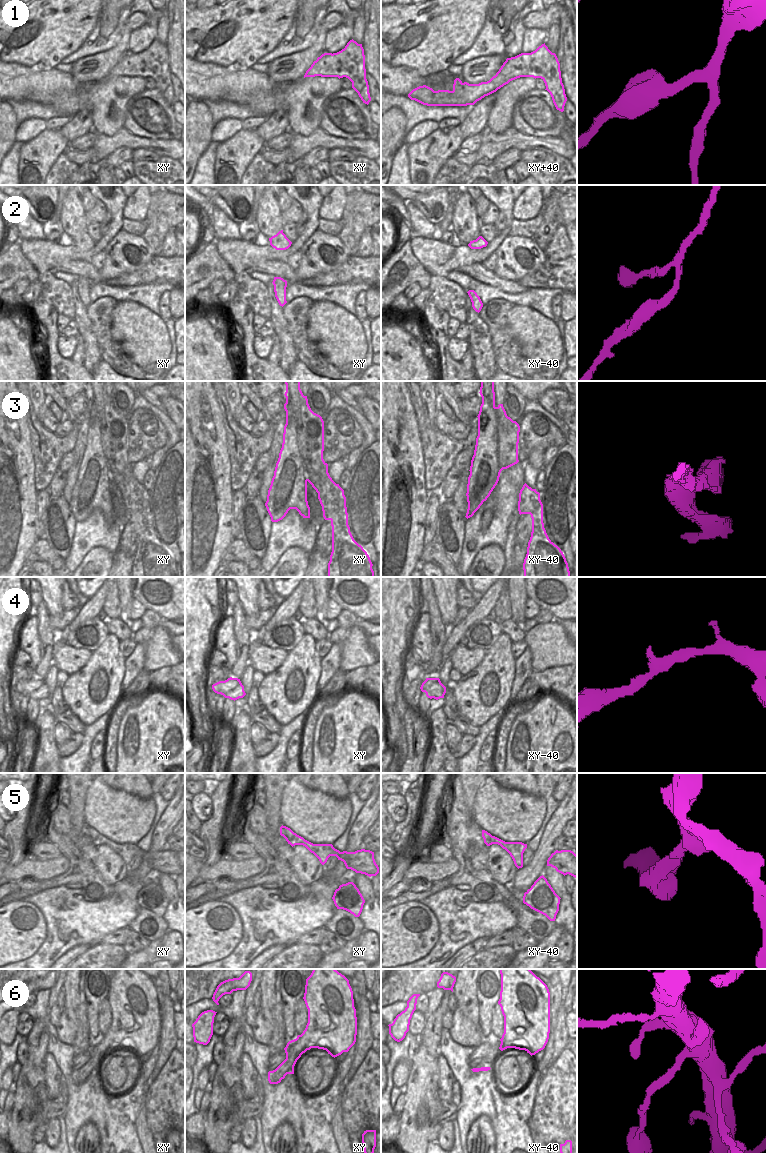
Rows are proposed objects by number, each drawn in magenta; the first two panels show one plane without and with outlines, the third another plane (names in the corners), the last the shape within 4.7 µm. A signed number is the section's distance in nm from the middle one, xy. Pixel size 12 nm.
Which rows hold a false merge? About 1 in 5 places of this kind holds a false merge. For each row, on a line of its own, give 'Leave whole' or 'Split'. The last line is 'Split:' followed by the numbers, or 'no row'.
1: Leave whole
2: Split
3: Split
4: Leave whole
5: Leave whole
6: Leave whole
Split: 2, 3

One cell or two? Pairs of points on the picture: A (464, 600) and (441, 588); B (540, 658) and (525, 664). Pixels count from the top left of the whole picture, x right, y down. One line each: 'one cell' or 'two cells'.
A: two cells
B: two cells

